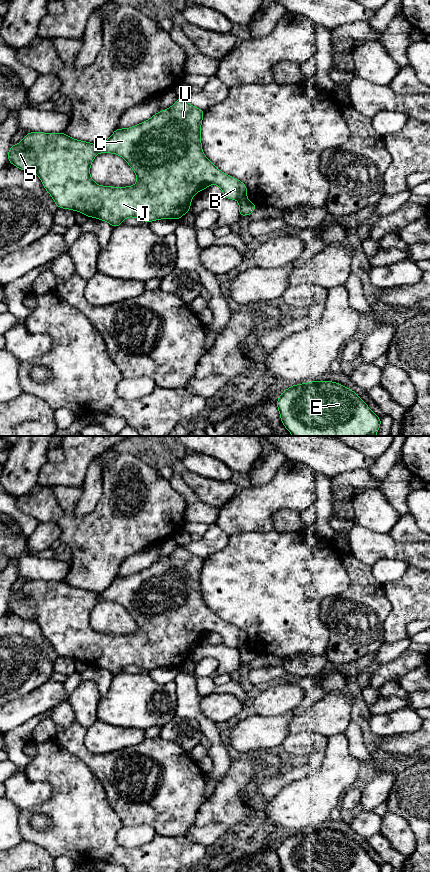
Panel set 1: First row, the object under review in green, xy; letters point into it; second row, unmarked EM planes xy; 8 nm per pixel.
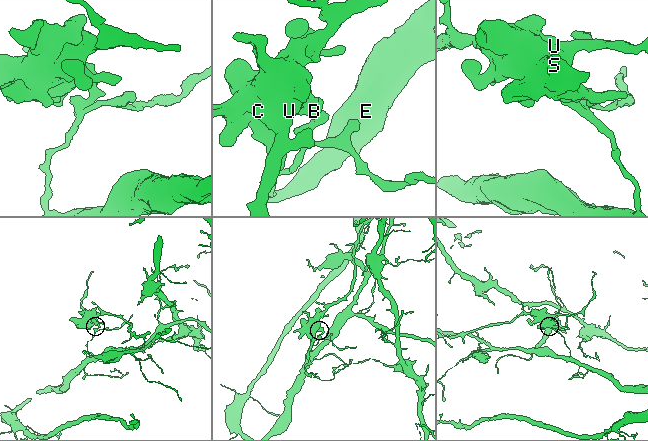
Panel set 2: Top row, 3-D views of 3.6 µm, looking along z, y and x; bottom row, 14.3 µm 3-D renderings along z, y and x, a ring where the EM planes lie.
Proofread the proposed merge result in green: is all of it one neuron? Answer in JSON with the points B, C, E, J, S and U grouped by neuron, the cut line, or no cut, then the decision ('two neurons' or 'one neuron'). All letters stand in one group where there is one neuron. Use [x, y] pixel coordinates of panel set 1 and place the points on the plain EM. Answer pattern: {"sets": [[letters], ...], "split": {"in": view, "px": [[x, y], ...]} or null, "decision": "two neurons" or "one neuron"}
{"sets": [["B", "C", "J", "S", "U"], ["E"]], "split": {"in": "xy", "px": [[246, 645], [239, 649]]}, "decision": "two neurons"}

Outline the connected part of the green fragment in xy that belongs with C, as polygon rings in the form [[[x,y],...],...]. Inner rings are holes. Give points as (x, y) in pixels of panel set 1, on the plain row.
[[[178,546],[168,557],[159,559],[150,567],[130,576],[116,577],[101,593],[73,587],[63,581],[30,580],[8,600],[8,610],[17,616],[36,621],[46,639],[51,643],[58,656],[79,659],[88,665],[106,669],[113,675],[122,673],[127,665],[135,665],[144,670],[159,667],[180,667],[189,660],[193,644],[209,633],[218,633],[223,644],[241,649],[247,646],[247,635],[238,627],[220,619],[202,599],[200,586],[204,559],[194,555],[183,546]],[[98,601],[120,603],[137,623],[137,631],[128,635],[101,634],[90,624],[90,614]]]

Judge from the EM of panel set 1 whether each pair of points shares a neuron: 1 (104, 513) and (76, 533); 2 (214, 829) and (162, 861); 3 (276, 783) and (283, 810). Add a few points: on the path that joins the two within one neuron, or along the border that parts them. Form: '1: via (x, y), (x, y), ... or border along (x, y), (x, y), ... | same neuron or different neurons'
1: via (97, 520), (83, 533) | same neuron
2: border along (185, 836), (190, 841), (200, 843), (206, 847) | different neurons
3: border along (298, 779), (286, 784), (266, 803) | different neurons

